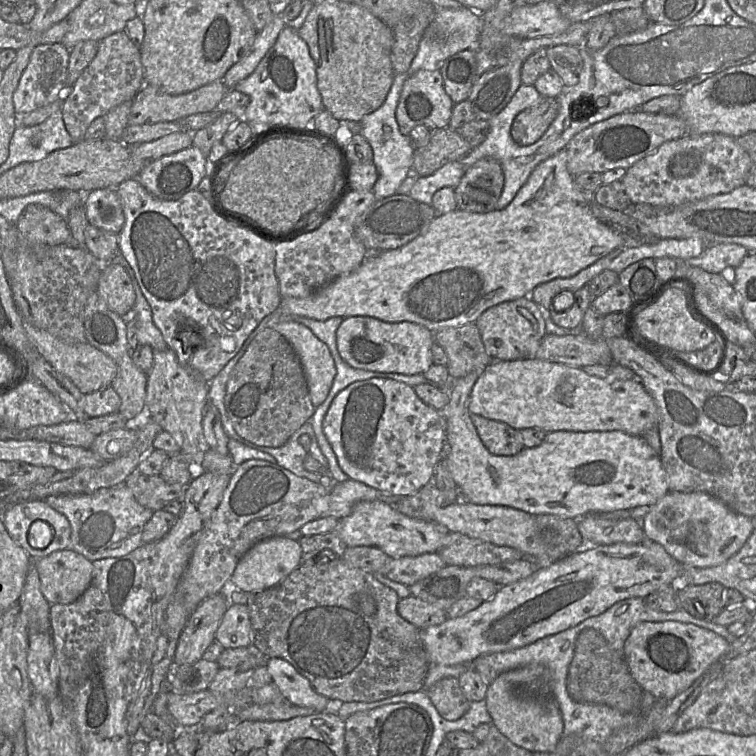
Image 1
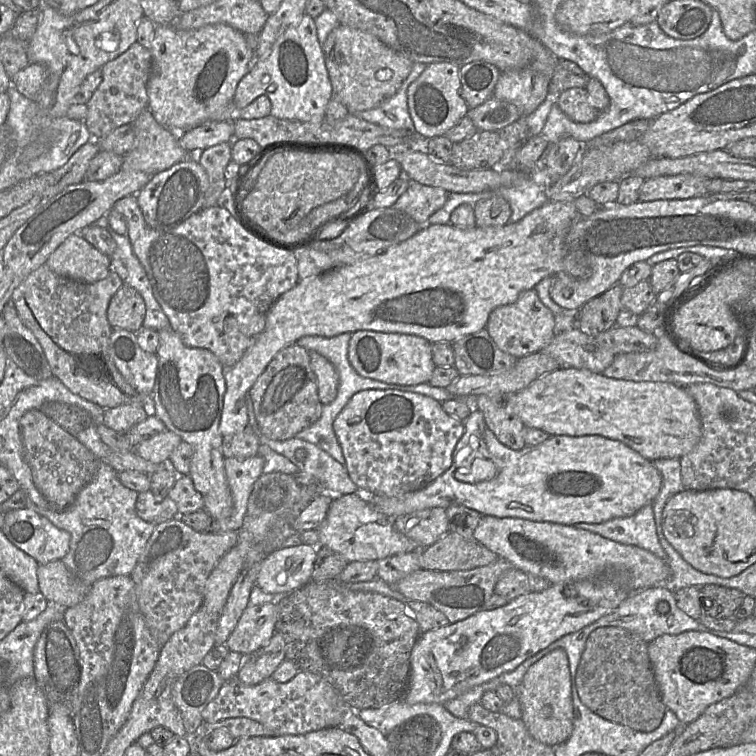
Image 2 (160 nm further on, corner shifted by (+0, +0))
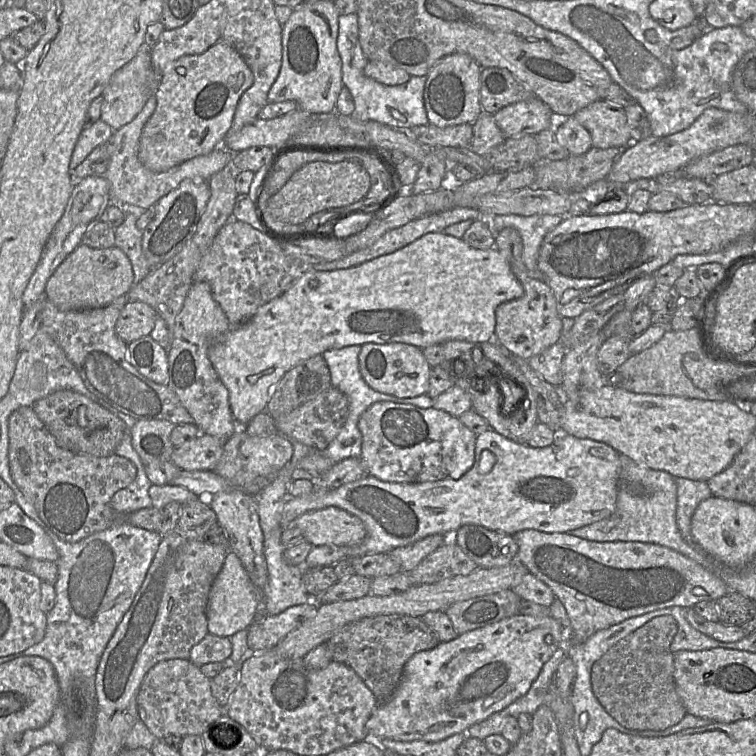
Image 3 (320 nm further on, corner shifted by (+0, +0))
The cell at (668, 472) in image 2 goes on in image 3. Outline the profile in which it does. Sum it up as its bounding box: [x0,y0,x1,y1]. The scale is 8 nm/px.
[675,477,713,544]

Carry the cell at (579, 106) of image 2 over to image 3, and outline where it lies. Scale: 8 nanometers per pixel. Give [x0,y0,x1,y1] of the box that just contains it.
[573,99,632,148]

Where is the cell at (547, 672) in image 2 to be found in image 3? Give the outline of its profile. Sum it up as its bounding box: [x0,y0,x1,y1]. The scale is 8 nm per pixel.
[513,529,731,644]

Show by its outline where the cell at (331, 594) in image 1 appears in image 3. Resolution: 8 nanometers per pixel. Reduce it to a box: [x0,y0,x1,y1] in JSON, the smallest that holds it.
[327,615,440,704]

